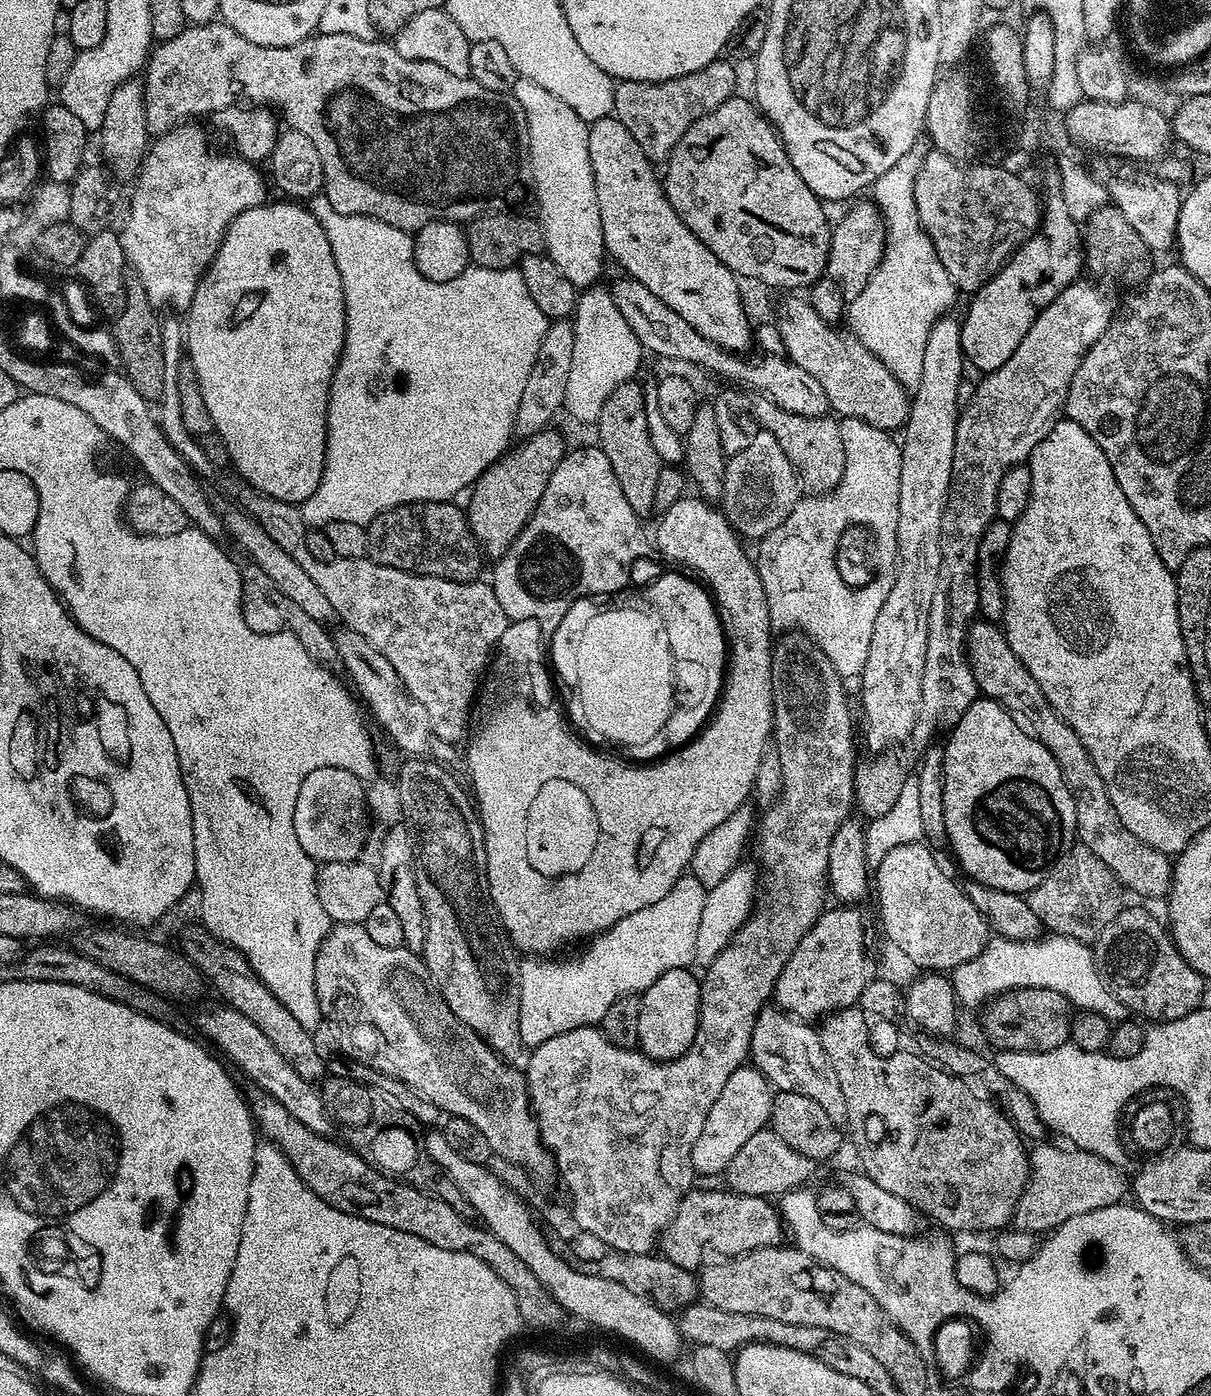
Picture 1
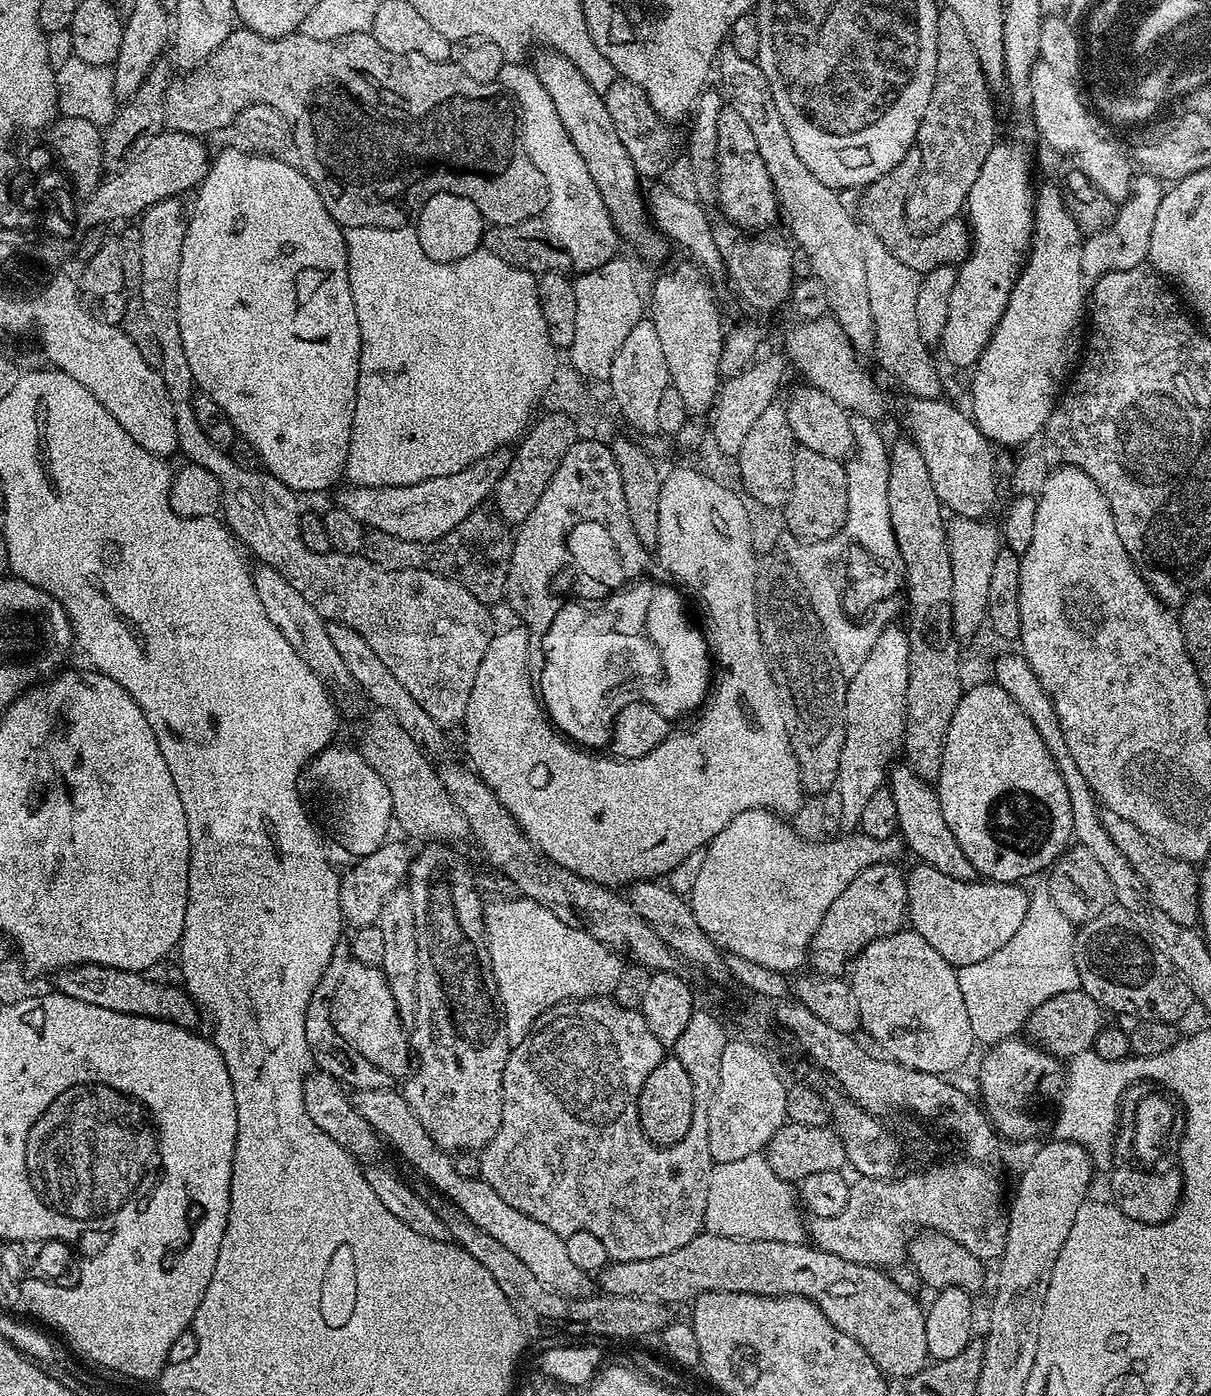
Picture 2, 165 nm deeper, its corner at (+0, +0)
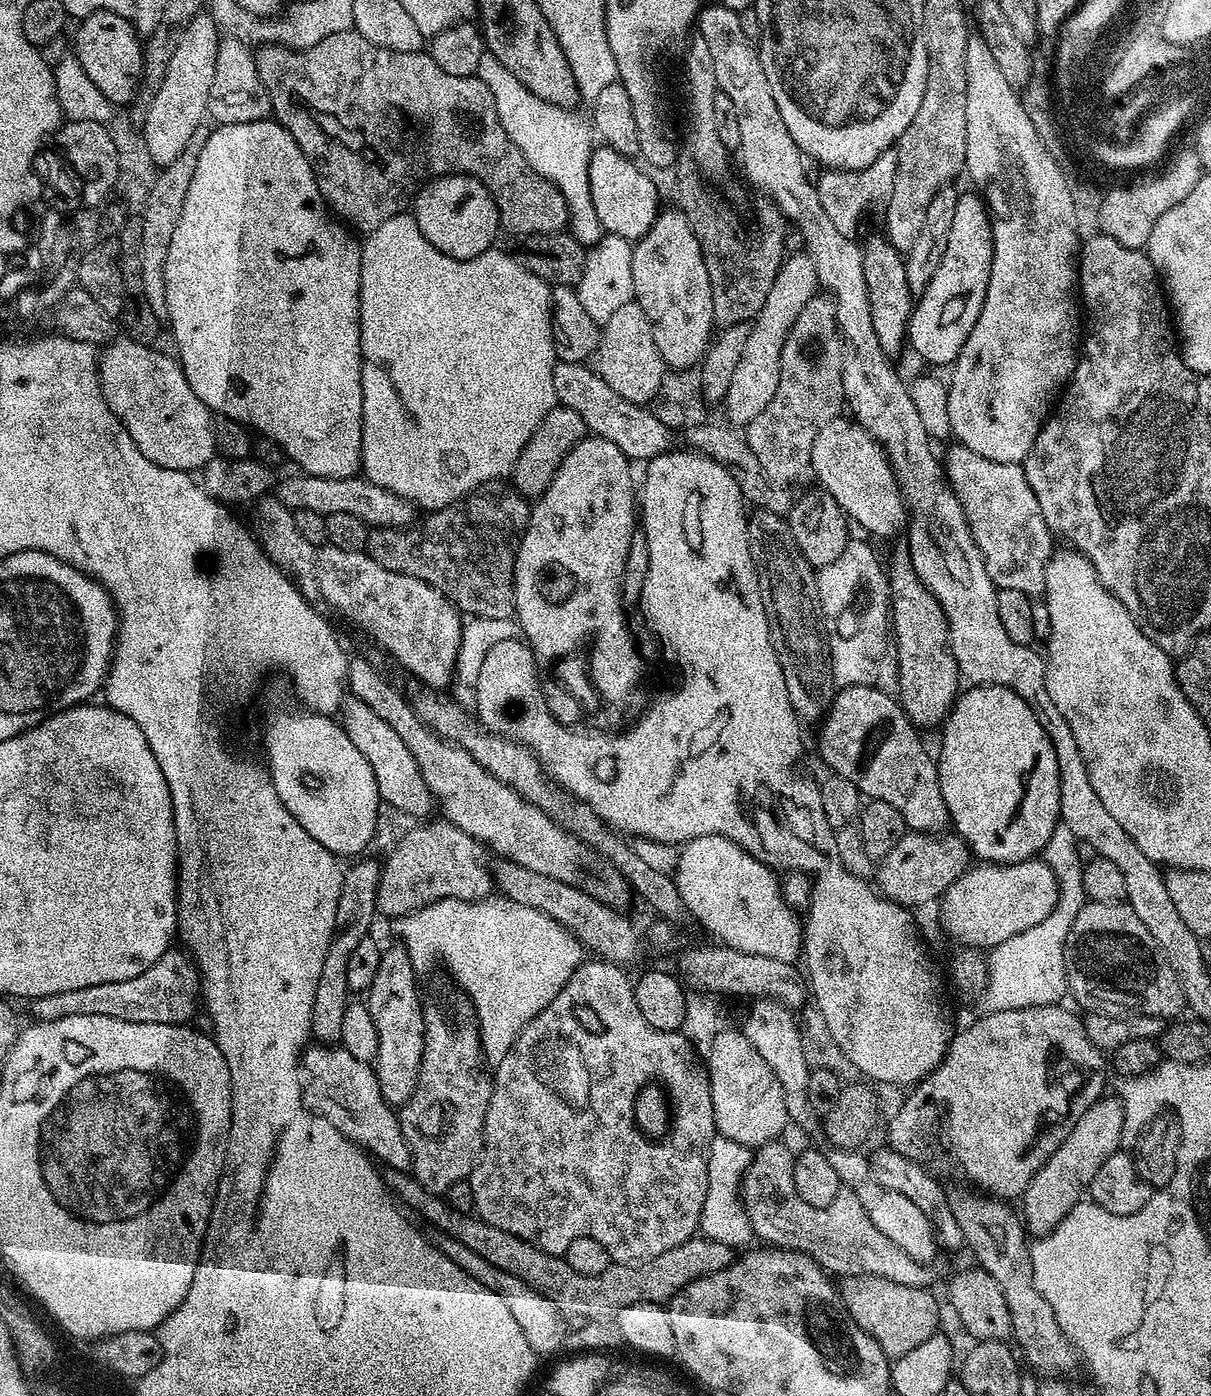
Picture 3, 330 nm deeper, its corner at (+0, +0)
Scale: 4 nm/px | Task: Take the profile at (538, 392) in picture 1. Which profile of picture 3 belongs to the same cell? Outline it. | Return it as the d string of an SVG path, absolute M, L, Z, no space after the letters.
M307 474L295 475L278 484L278 498L293 512L314 510L314 514L322 514L324 517L330 514L354 514L354 518L362 518L362 522L372 528L406 528L417 519L416 505L382 486L374 486L363 475L357 474L341 480Z

